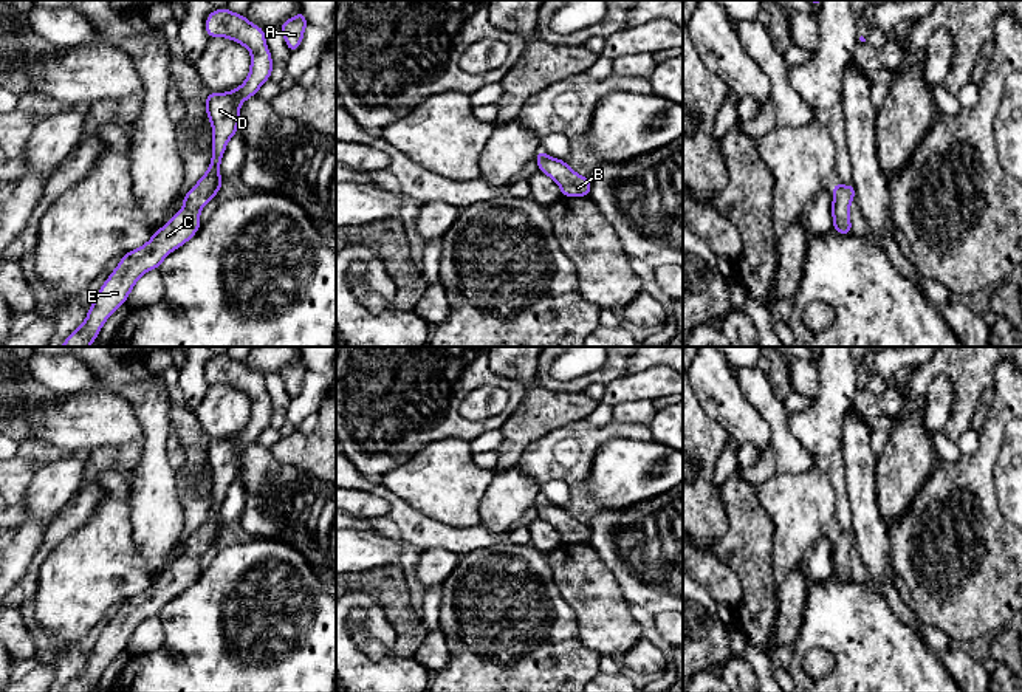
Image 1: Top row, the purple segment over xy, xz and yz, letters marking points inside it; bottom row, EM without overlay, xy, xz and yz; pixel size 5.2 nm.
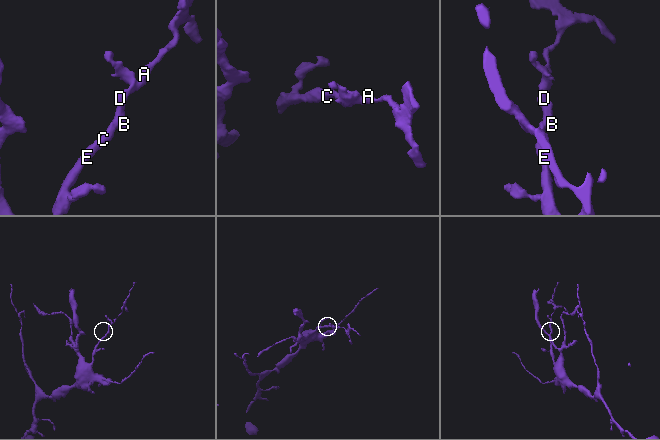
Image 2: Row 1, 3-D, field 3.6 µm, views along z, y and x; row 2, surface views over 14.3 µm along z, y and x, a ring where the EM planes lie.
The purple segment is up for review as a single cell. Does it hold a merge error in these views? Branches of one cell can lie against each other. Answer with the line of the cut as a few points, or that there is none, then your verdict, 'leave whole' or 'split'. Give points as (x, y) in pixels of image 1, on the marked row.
no cut | leave whole

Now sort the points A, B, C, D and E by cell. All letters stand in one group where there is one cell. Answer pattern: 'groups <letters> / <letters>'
groups A B C D E

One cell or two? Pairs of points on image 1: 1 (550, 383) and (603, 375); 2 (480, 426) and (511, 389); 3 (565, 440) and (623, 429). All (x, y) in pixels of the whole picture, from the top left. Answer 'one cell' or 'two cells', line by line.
1: one cell
2: one cell
3: one cell

